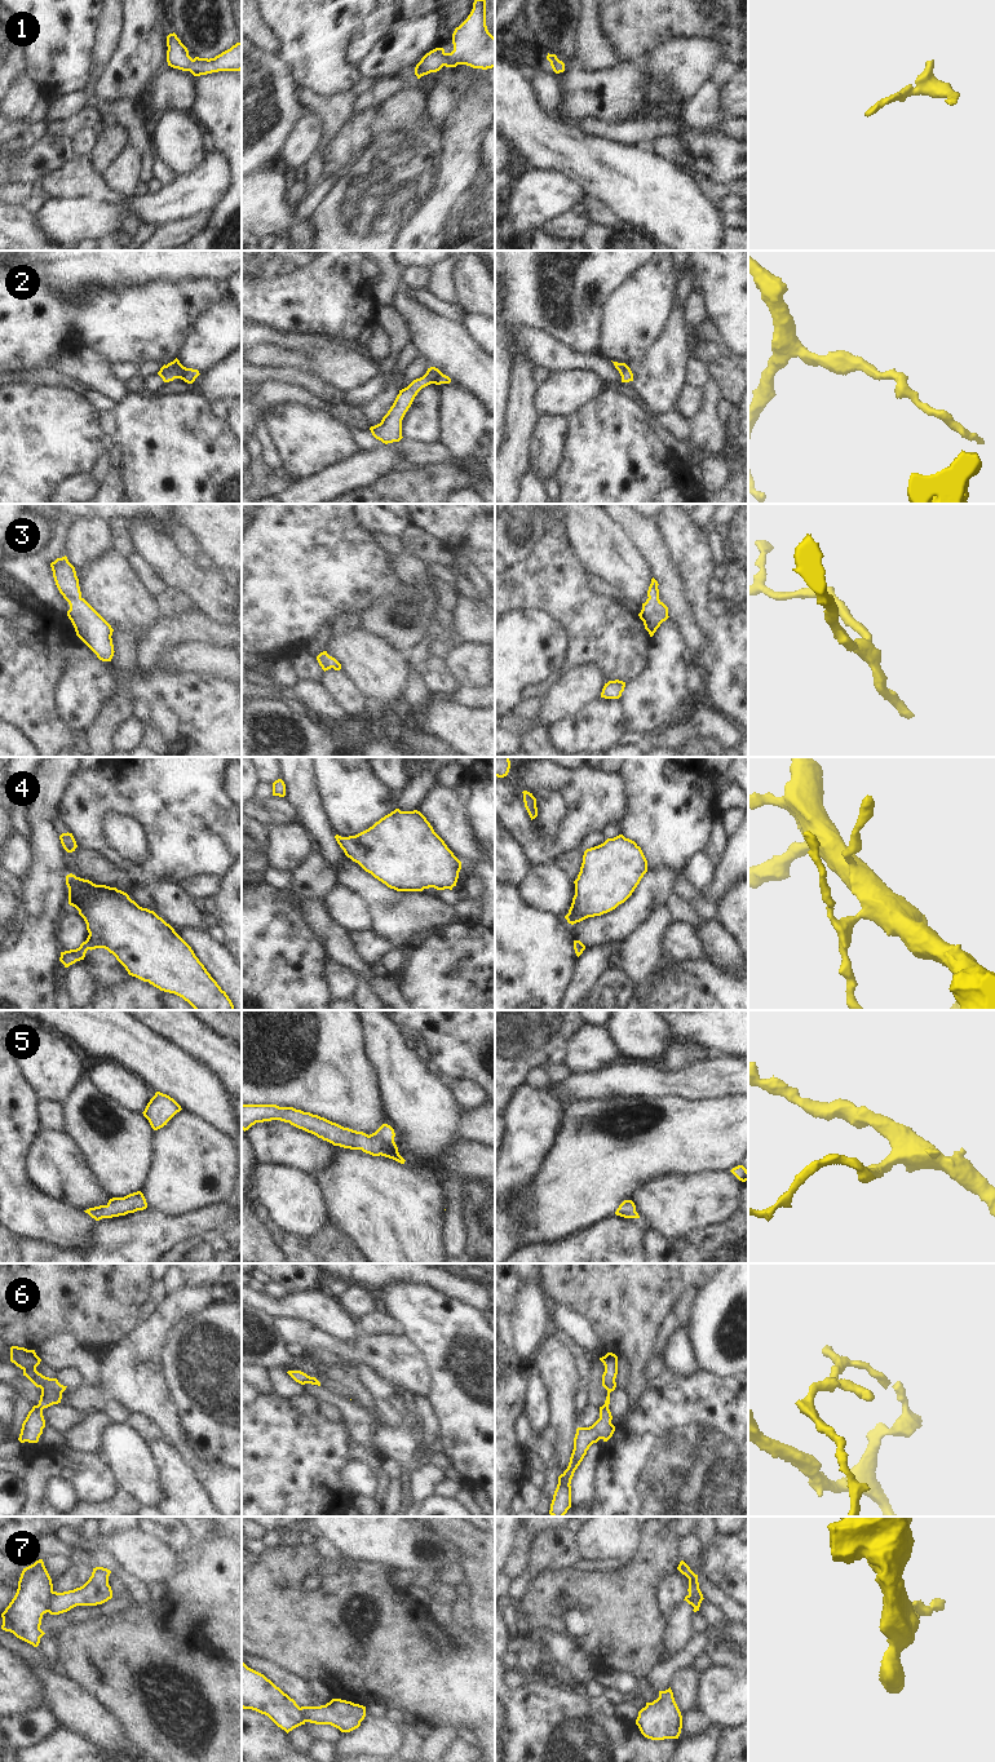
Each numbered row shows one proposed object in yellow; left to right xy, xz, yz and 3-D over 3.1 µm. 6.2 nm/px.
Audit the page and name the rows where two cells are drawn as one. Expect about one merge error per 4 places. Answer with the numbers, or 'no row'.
7.

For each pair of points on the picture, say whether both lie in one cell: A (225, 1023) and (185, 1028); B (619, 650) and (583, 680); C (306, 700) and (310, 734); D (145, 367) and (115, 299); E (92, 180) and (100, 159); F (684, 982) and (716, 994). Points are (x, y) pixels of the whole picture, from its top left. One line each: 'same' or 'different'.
A: different
B: different
C: different
D: different
E: different
F: same

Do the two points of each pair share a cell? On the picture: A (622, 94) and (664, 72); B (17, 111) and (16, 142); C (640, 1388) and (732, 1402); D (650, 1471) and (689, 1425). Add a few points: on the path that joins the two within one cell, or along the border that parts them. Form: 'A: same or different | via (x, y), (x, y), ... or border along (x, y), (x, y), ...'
A: same | via (629, 83), (642, 70), (653, 70)
B: different | border along (26, 116), (21, 120)
C: different | border along (651, 1378), (640, 1404), (629, 1413)
D: same | via (662, 1460), (685, 1437)

